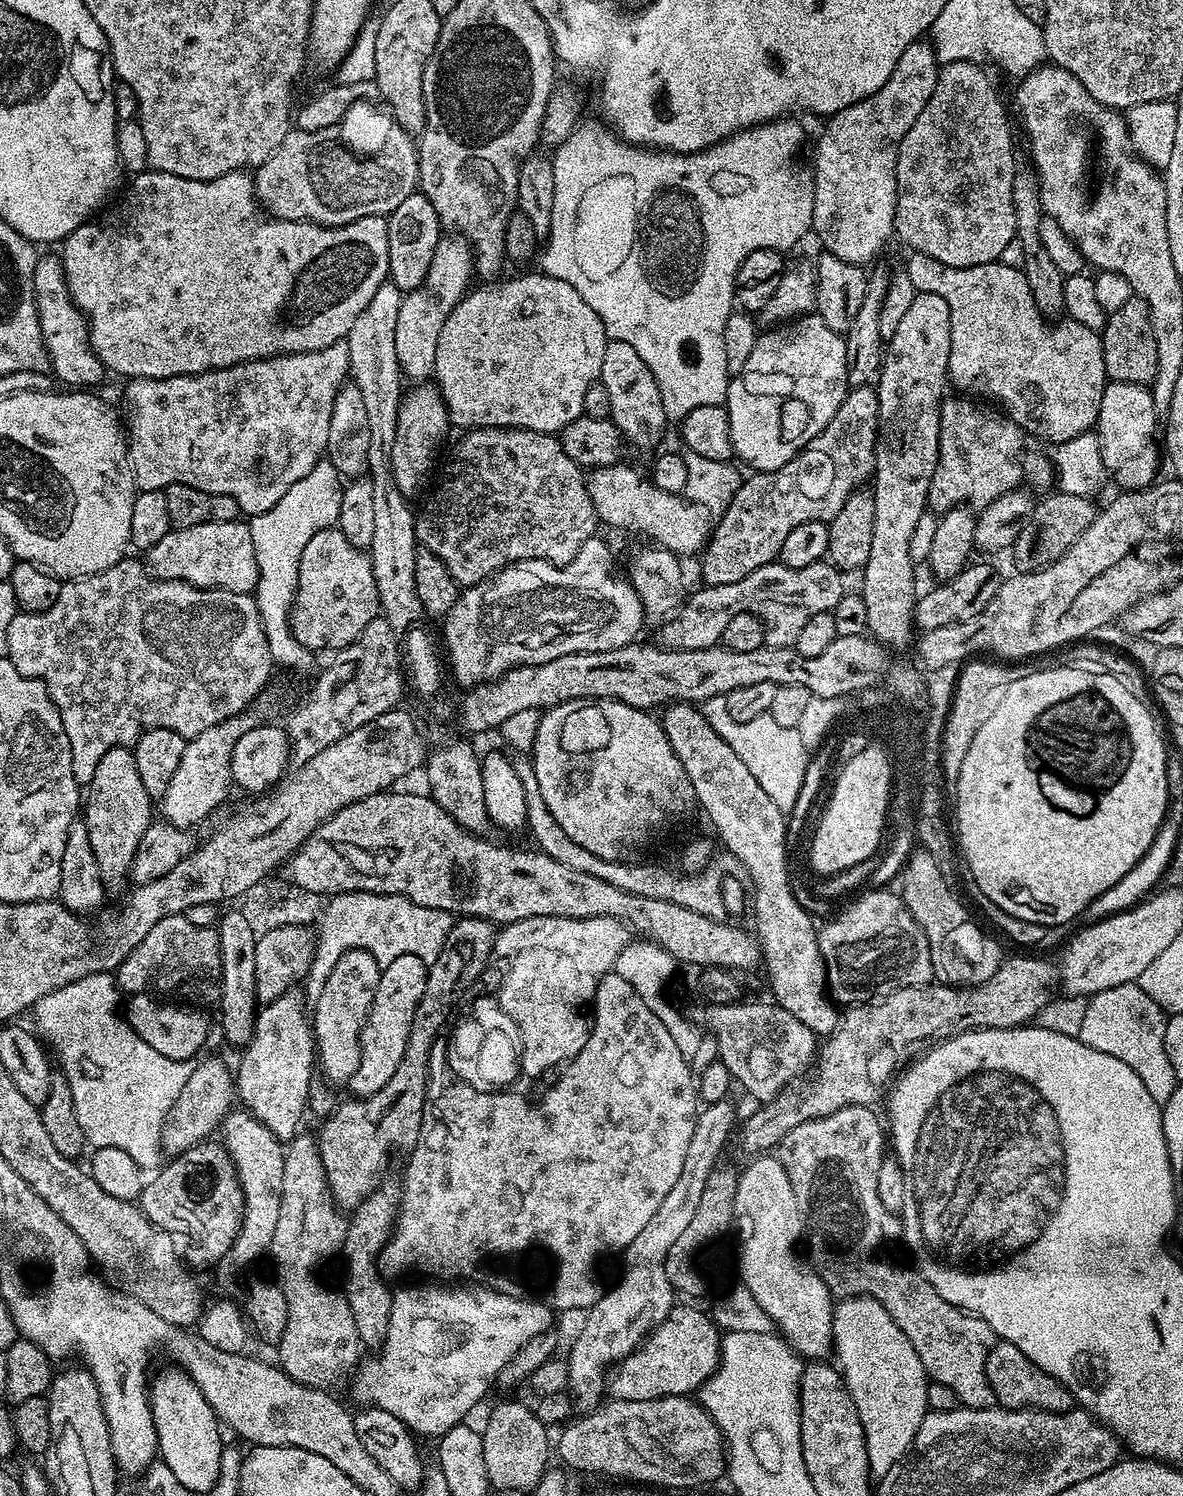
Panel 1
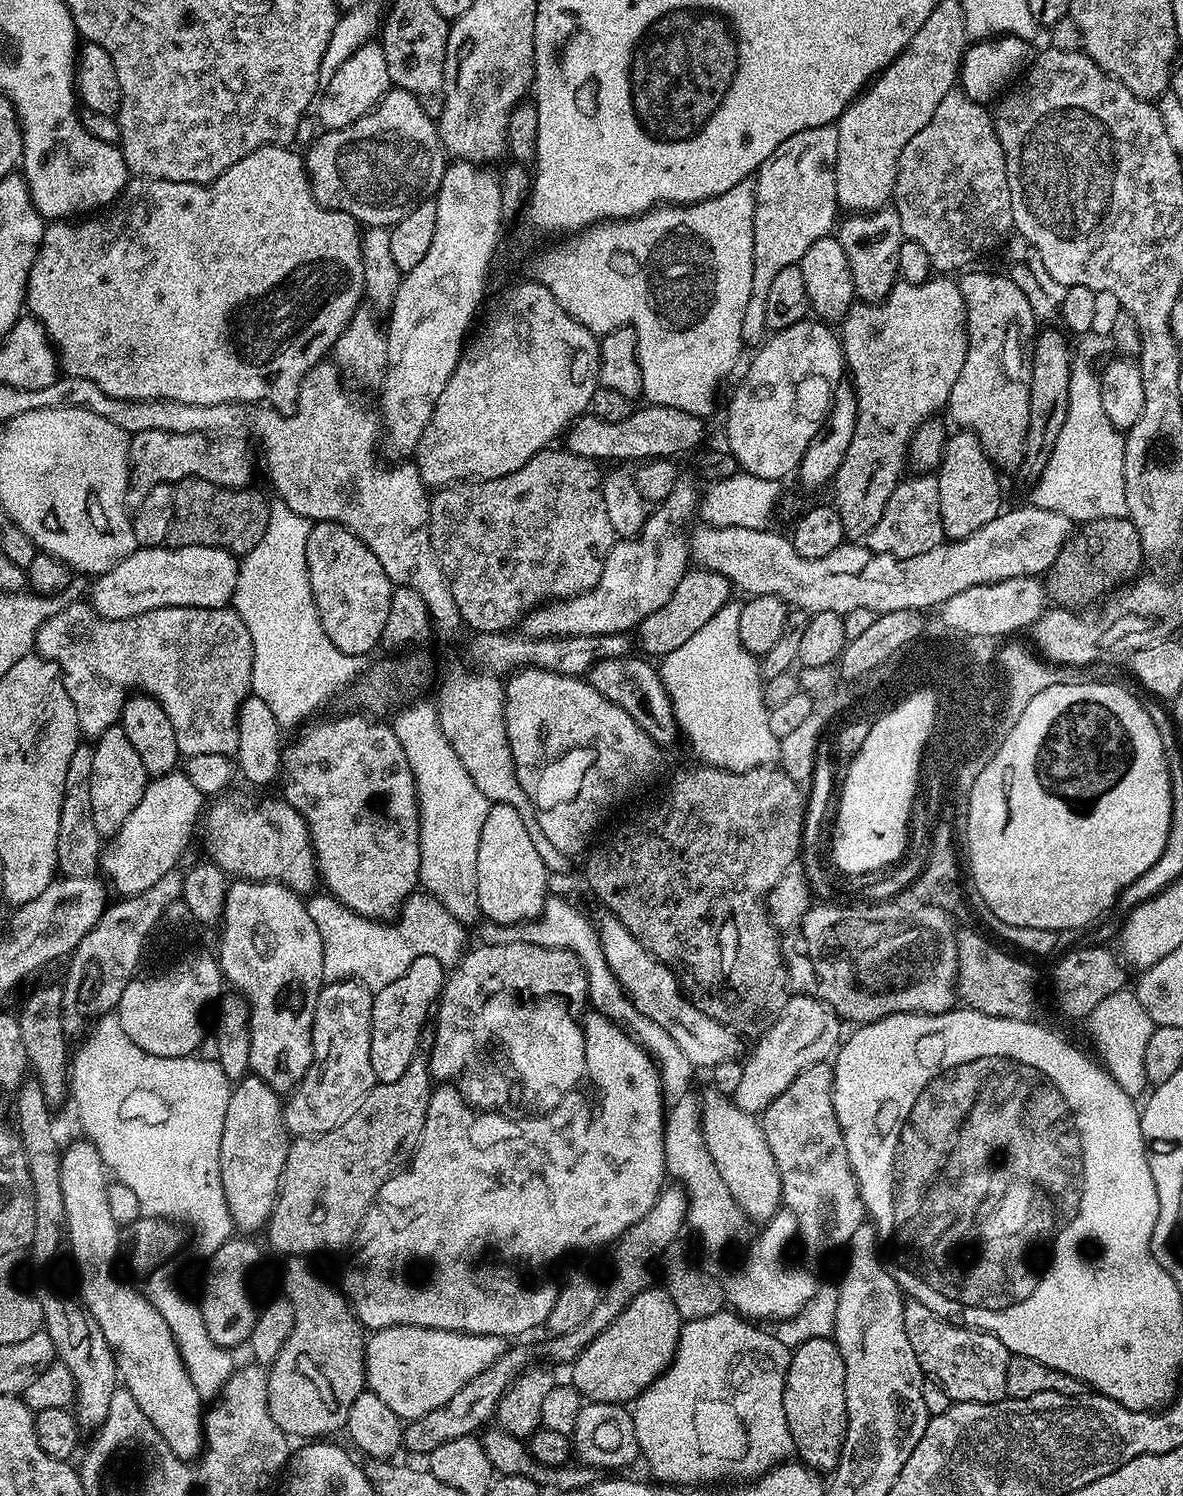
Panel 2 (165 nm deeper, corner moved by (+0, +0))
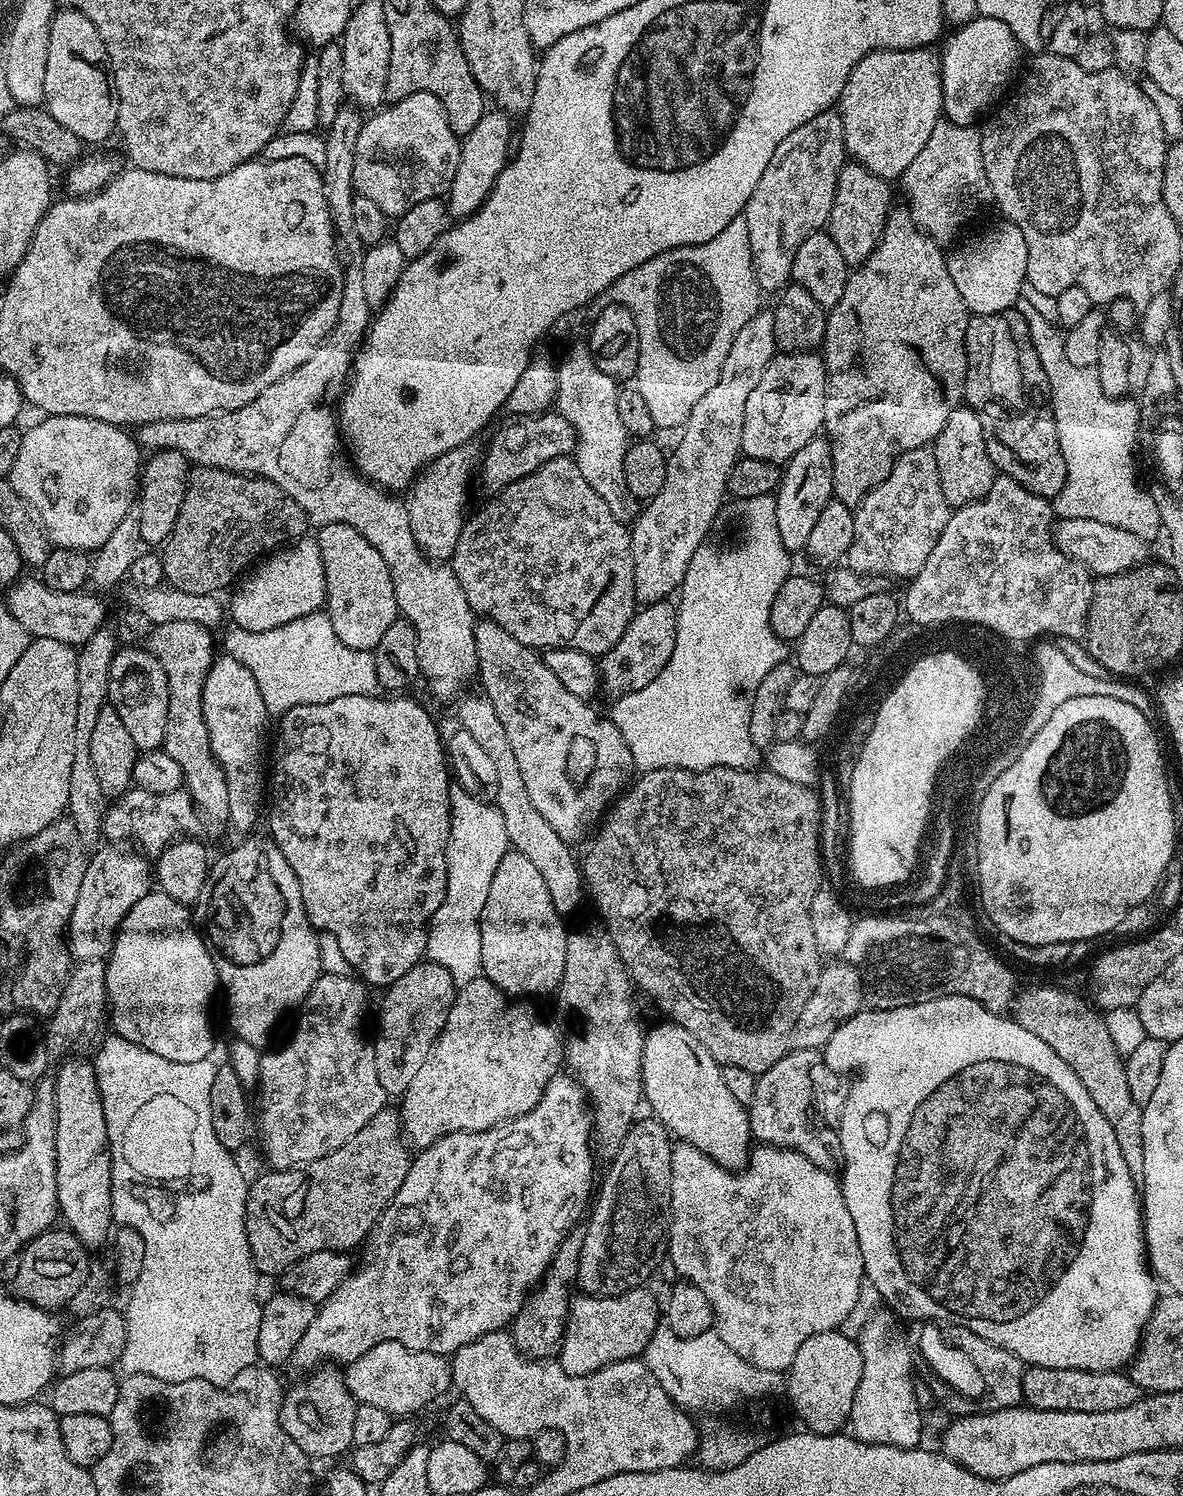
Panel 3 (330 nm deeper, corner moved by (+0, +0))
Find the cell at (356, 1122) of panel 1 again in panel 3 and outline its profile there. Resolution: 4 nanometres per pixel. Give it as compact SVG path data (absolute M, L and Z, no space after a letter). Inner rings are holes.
M386 1106L382 1110L378 1110L378 1114L374 1114L374 1118L370 1118L370 1122L366 1122L366 1126L362 1126L362 1130L358 1130L358 1134L354 1134L342 1146L338 1146L338 1150L334 1150L330 1154L326 1154L322 1158L318 1158L314 1162L303 1165L299 1168L281 1168L279 1170L268 1170L265 1176L254 1179L248 1185L248 1197L246 1198L246 1238L248 1245L252 1251L252 1262L256 1266L257 1273L268 1276L282 1274L288 1269L288 1265L298 1262L304 1256L310 1254L318 1254L318 1250L330 1250L331 1252L348 1252L356 1248L360 1243L363 1245L369 1239L373 1226L378 1222L378 1218L386 1210L386 1206L394 1198L394 1194L398 1194L398 1186L402 1186L408 1173L410 1163L410 1148L402 1135L402 1125L400 1123L400 1113L395 1107Z

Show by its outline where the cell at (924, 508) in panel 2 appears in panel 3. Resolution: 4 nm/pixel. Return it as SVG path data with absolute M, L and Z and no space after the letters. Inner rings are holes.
M929 446L906 450L894 462L890 474L874 490L860 499L854 508L854 542L846 557L847 567L863 576L915 576L934 542L946 530L950 509L946 494L942 494L942 482L938 482L938 462L936 449Z

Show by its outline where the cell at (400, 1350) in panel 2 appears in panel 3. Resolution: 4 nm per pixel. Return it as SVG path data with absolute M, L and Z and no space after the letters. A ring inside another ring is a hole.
M378 1342L366 1354L343 1369L344 1384L357 1404L369 1404L386 1410L394 1418L408 1418L453 1387L449 1361L436 1352L419 1352L402 1346L402 1342Z

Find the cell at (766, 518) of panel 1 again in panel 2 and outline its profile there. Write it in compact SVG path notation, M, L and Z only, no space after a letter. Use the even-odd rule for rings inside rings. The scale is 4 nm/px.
M701 568L685 572L682 581L674 588L674 594L670 594L670 602L654 610L654 614L650 614L639 624L638 644L639 647L640 644L644 647L643 655L648 658L663 658L678 650L682 642L687 642L694 634L698 634L698 630L702 630L702 626L706 626L706 622L710 622L710 618L714 618L714 614L718 614L718 610L729 603L731 596L728 595L731 592L734 592L733 585L724 575Z

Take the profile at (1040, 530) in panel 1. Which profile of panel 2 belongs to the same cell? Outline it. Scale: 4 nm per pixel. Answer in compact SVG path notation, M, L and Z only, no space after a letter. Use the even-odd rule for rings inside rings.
M1125 517L1098 518L1087 521L1081 528L1084 529L1081 532L1079 529L1069 539L1046 573L1047 595L1051 599L1053 596L1059 607L1069 610L1084 610L1087 604L1095 605L1117 586L1131 581L1141 571L1140 563L1146 559L1138 530Z

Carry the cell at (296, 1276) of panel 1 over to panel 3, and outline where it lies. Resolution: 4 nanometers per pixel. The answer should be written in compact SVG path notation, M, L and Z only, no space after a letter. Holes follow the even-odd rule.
M321 1366L311 1373L305 1384L289 1387L280 1403L280 1425L310 1458L321 1456L328 1460L340 1456L353 1447L354 1410L357 1402L344 1384L344 1374L339 1367Z

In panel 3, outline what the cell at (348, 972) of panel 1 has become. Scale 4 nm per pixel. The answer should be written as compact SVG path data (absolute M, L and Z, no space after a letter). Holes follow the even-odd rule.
M323 973L314 982L310 994L298 1009L300 1017L288 1044L277 1052L265 1051L261 1055L260 1109L254 1112L254 1124L260 1130L264 1143L264 1156L273 1169L299 1168L314 1162L345 1144L378 1110L389 1103L390 1097L378 1082L378 1070L374 1066L372 1044L364 1037L364 1019L368 1016L368 992L363 980L355 975Z

